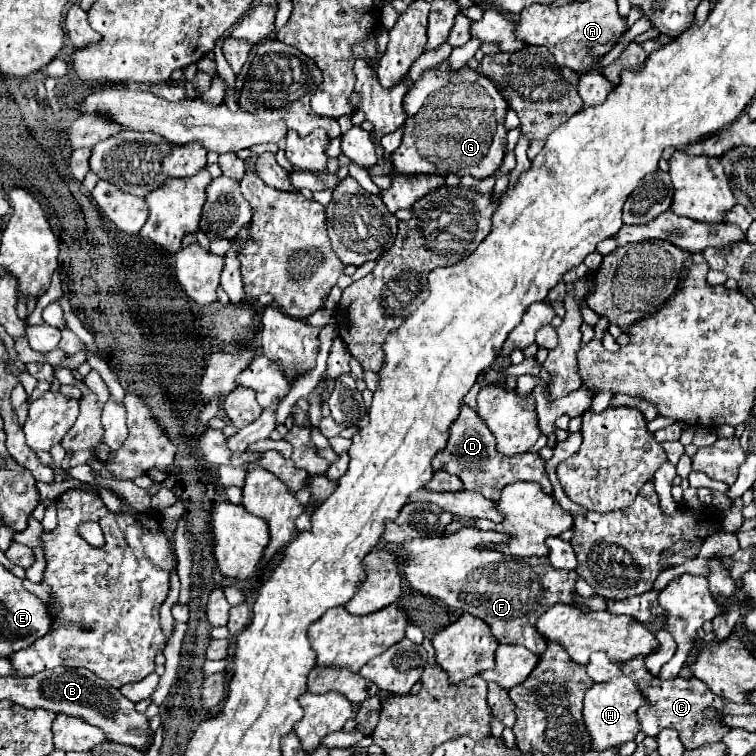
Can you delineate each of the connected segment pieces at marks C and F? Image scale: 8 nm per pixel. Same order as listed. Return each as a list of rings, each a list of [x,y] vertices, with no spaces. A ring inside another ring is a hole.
[[[679,676],[672,680],[650,678],[650,680],[638,682],[638,688],[640,688],[642,696],[646,698],[646,704],[642,708],[638,708],[638,722],[642,726],[642,732],[646,736],[658,736],[660,730],[674,728],[680,734],[680,742],[684,744],[684,748],[700,748],[710,742],[720,742],[722,736],[726,734],[728,726],[724,726],[718,720],[704,718],[702,712],[708,706],[712,706],[714,710],[718,710],[722,714],[754,714],[752,704],[750,706],[748,704],[734,704],[726,698],[714,696],[710,692],[710,688],[695,676],[688,681]]]
[[[462,528],[448,538],[418,538],[400,544],[400,570],[408,584],[424,596],[446,600],[450,608],[460,608],[484,620],[500,644],[518,644],[532,654],[544,654],[546,640],[536,632],[534,622],[554,602],[572,602],[576,572],[554,570],[546,556],[520,558],[504,556],[494,550],[478,550],[478,544],[504,542],[506,536],[492,530]]]

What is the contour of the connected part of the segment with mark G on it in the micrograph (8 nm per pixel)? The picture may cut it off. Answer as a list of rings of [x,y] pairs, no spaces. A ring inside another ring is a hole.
[[[442,62],[434,72],[424,76],[452,76],[452,84],[446,80],[422,78],[412,86],[428,86],[428,98],[422,96],[420,106],[408,106],[408,118],[404,122],[404,138],[396,152],[390,154],[396,174],[420,176],[420,174],[456,174],[474,176],[484,180],[498,174],[504,162],[506,150],[506,100],[498,94],[498,88],[478,70],[466,72],[450,70],[448,62]]]

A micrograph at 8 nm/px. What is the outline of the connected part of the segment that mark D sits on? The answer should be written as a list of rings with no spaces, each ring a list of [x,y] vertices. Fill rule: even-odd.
[[[462,406],[460,408],[460,416],[452,422],[450,426],[450,438],[448,438],[448,444],[444,450],[438,452],[438,456],[432,460],[432,468],[438,472],[438,470],[448,470],[450,474],[472,474],[472,476],[460,476],[462,484],[466,490],[476,490],[480,492],[482,496],[486,496],[488,500],[498,500],[498,494],[502,490],[502,486],[506,484],[512,484],[512,482],[518,482],[518,480],[530,480],[530,482],[538,482],[542,486],[542,490],[546,494],[552,492],[552,486],[550,486],[550,480],[548,480],[548,474],[544,470],[544,460],[534,454],[532,460],[530,460],[530,474],[532,476],[516,476],[514,474],[514,458],[508,458],[508,456],[502,456],[498,450],[496,450],[496,440],[490,432],[490,428],[486,426],[486,422],[476,414],[476,410],[472,410],[470,406]]]

